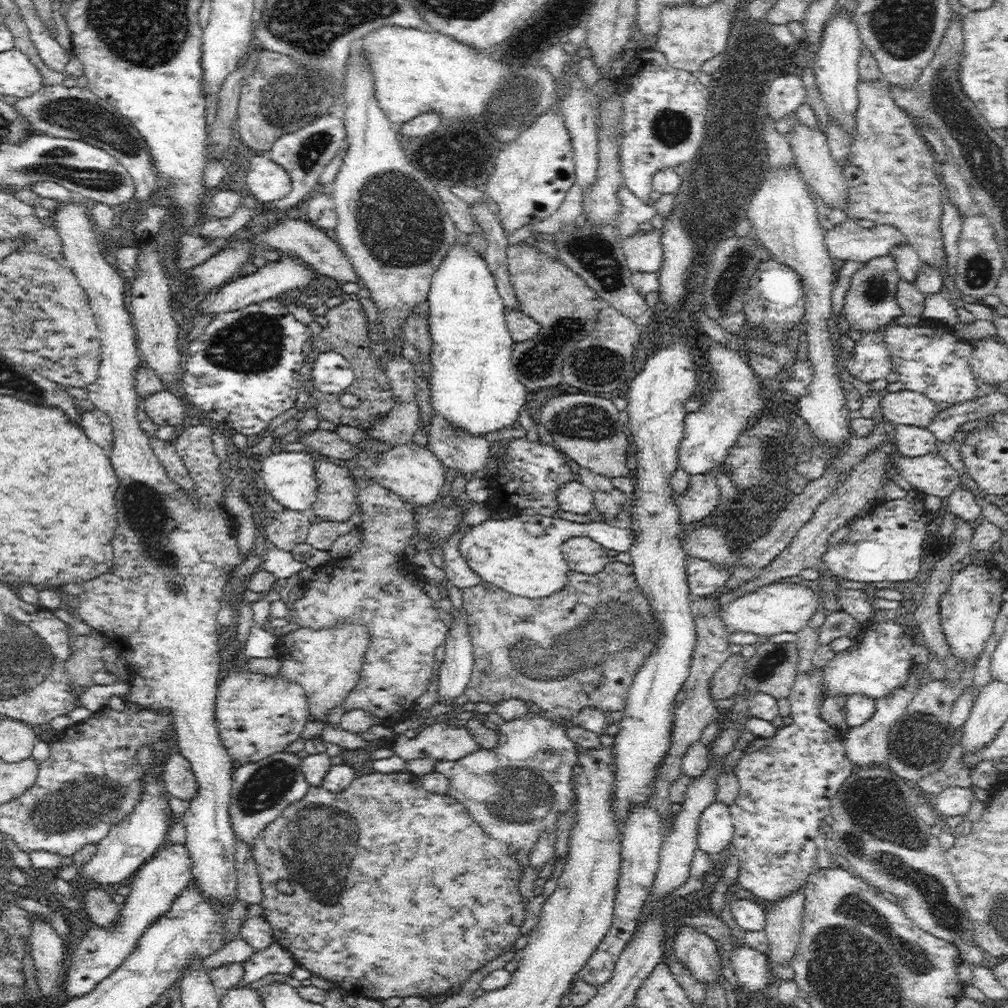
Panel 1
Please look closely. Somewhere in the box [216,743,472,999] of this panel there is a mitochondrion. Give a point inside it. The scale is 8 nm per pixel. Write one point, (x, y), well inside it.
(325, 839)

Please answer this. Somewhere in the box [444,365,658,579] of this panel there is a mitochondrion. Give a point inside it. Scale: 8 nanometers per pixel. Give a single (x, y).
(585, 419)

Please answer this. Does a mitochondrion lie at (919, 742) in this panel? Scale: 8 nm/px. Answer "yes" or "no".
yes

